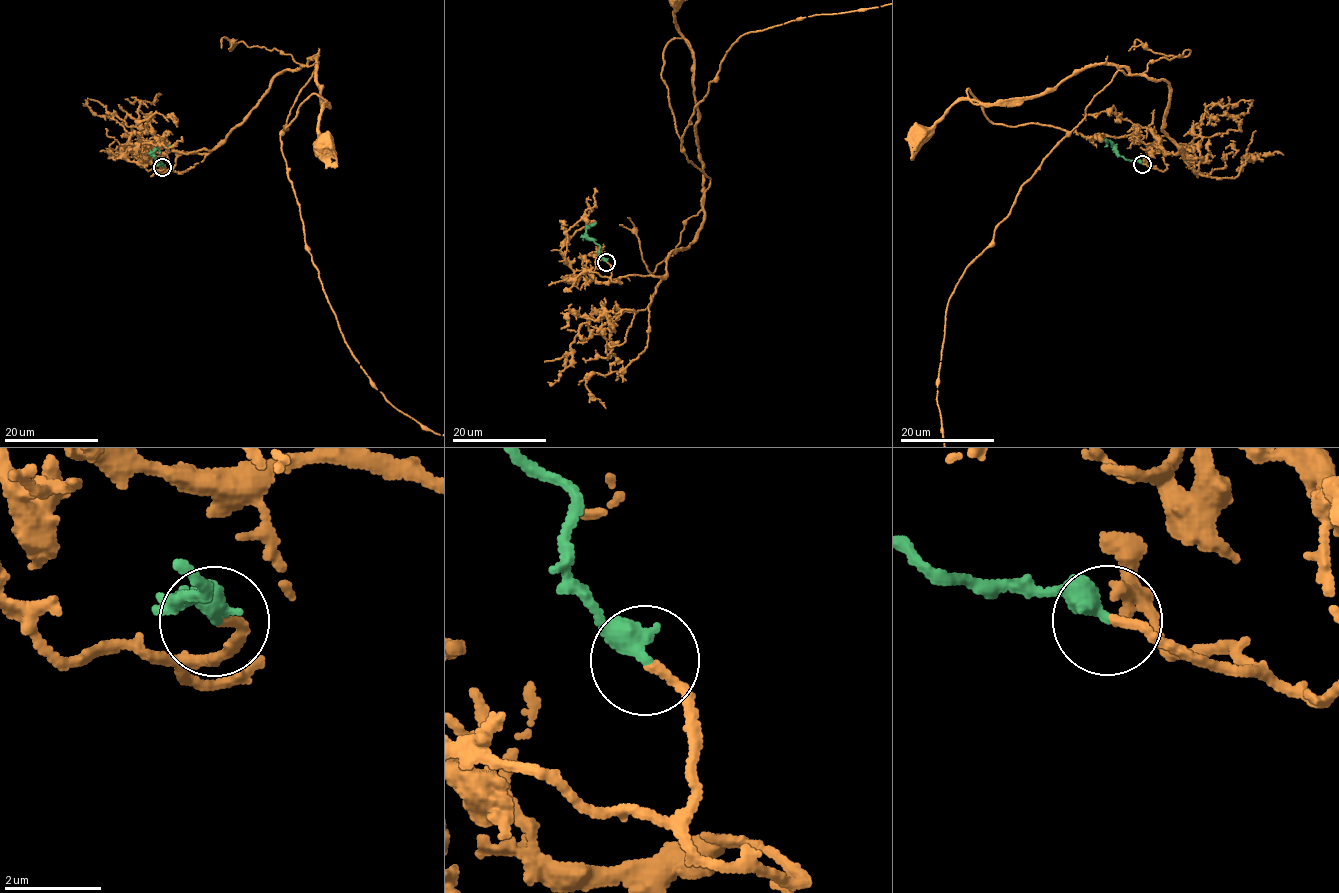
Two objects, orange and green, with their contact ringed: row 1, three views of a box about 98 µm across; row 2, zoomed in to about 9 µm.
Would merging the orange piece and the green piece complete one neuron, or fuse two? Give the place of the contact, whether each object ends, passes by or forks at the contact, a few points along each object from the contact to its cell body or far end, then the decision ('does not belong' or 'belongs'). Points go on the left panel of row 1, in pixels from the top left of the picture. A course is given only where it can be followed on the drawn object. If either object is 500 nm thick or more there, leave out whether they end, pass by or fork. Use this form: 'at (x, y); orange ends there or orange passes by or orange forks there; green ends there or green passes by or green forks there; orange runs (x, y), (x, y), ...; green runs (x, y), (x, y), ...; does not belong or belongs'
at (162, 167); orange ends there; green ends there; orange runs (163, 166), (169, 151), (216, 149), (272, 78), (316, 56), (319, 94), (331, 106), (320, 112), (323, 144); green runs (163, 166), (154, 154), (159, 147), (170, 145); belongs

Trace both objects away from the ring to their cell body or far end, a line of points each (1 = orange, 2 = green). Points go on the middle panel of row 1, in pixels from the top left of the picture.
1: (607, 261), (615, 282), (664, 275), (672, 252), (687, 249), (702, 221), (692, 48), (675, 24)
2: (607, 261), (599, 253), (600, 246), (586, 236), (587, 228), (596, 222)

